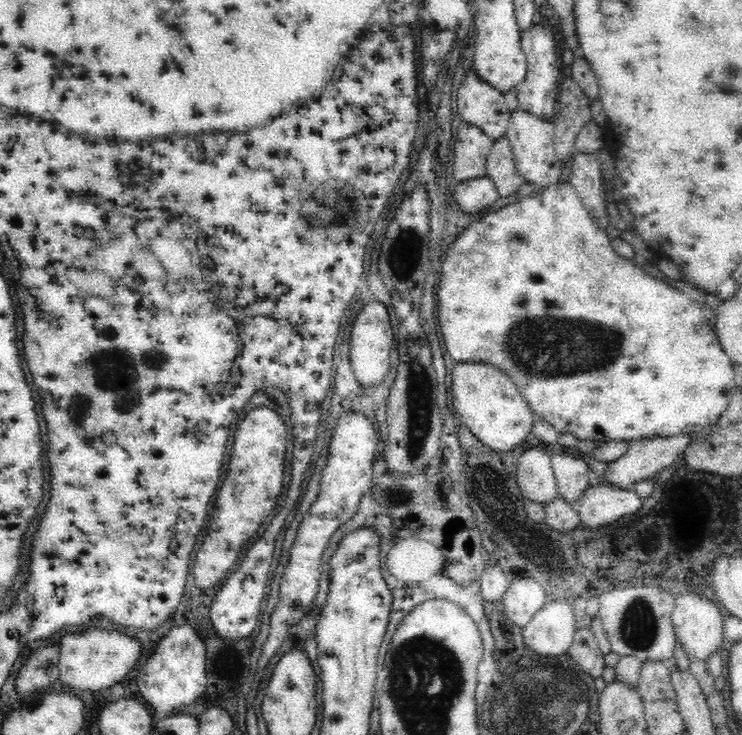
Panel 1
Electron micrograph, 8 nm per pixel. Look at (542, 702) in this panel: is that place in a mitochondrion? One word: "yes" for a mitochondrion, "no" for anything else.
yes

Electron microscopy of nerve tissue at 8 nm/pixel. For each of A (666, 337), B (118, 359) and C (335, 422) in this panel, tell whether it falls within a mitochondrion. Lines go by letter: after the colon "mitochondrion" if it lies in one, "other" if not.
A: other
B: other
C: other

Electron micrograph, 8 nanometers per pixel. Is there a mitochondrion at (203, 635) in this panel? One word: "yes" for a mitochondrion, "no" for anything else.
no

